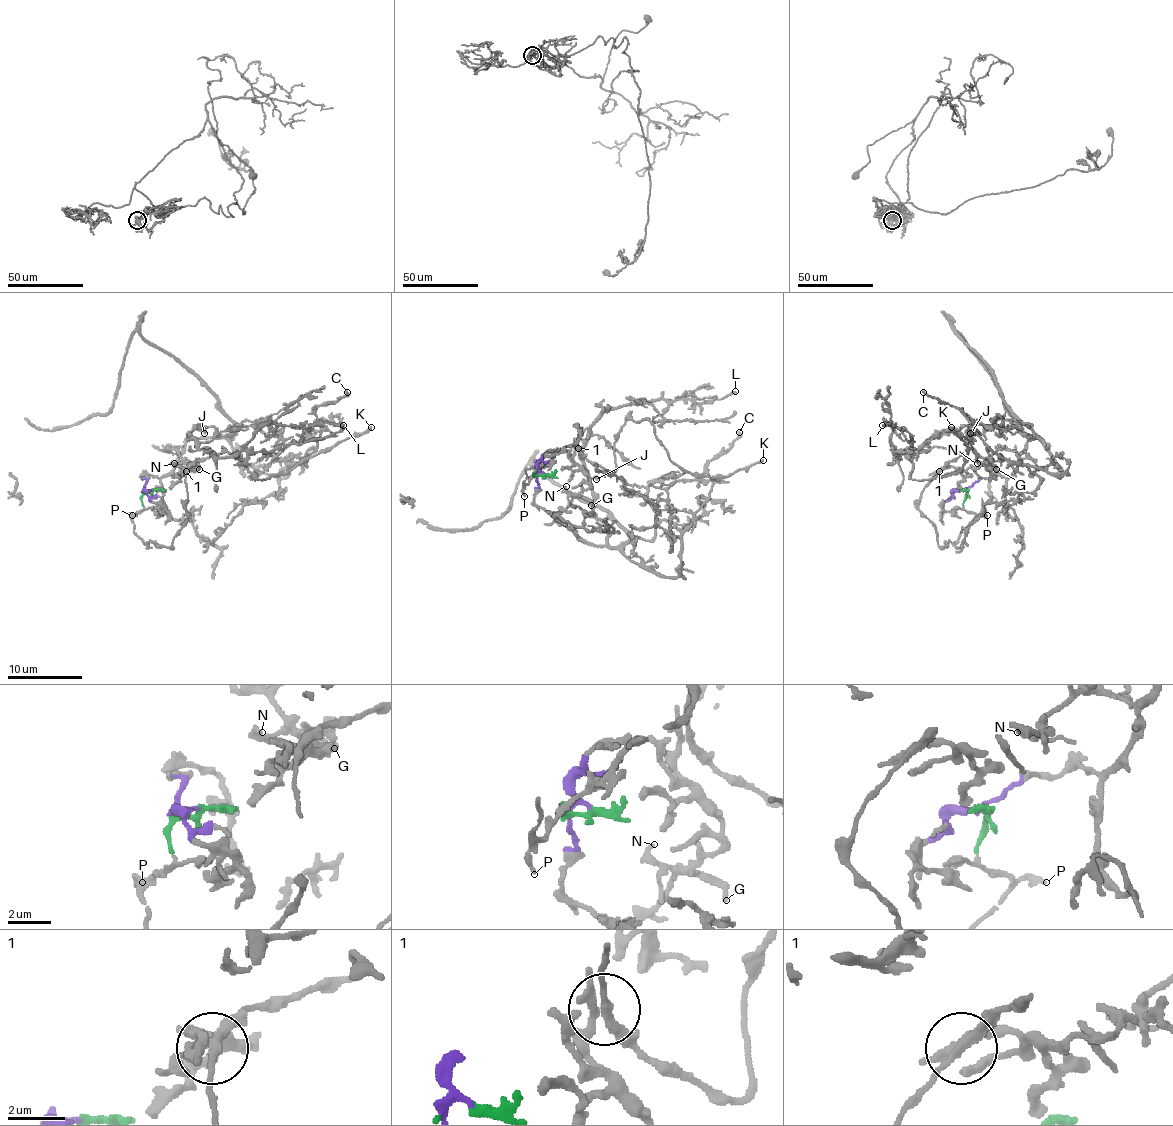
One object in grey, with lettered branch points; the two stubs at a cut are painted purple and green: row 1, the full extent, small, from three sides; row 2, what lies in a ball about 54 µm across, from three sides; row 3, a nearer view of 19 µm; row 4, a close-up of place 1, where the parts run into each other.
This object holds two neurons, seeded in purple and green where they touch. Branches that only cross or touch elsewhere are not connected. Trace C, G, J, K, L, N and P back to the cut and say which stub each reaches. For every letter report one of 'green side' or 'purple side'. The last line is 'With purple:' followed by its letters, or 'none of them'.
C: purple side
G: purple side
J: purple side
K: green side
L: purple side
N: purple side
P: green side
With purple: C, G, J, L, N

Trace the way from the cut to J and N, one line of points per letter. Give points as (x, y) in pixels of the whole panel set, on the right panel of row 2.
J: (963, 490), (978, 478), (1008, 477), (1017, 465), (1019, 454), (1036, 438), (1002, 425), (971, 426), (971, 434)
N: (963, 490), (978, 478), (1008, 477), (1019, 456), (999, 449), (984, 464), (976, 464)

